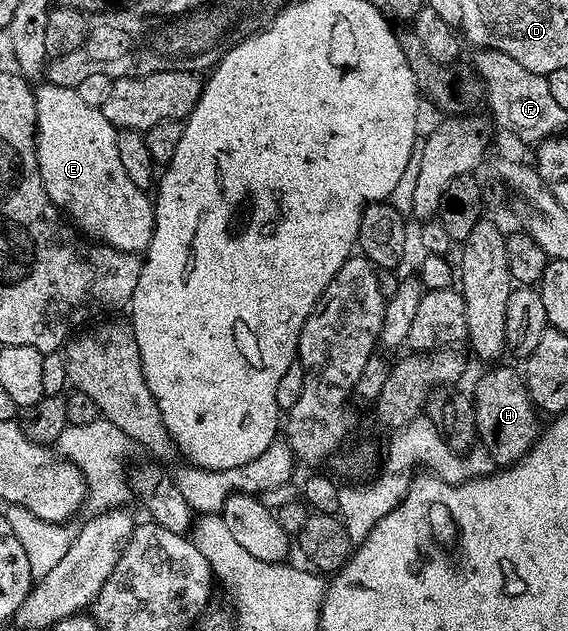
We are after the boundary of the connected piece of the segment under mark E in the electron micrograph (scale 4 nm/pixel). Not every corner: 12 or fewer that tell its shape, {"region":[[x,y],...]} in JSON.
{"region":[[35,88],[46,195],[89,238],[145,252],[153,200],[77,88]]}

